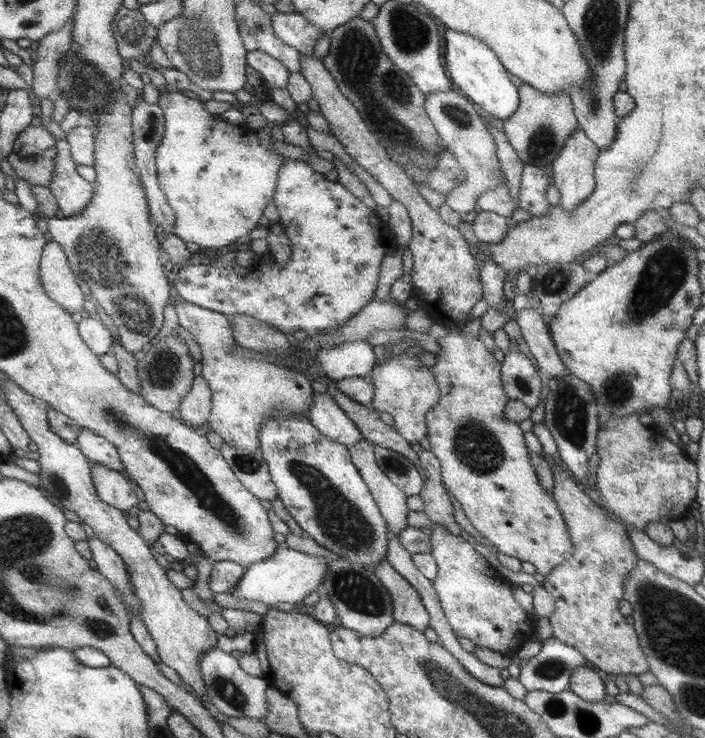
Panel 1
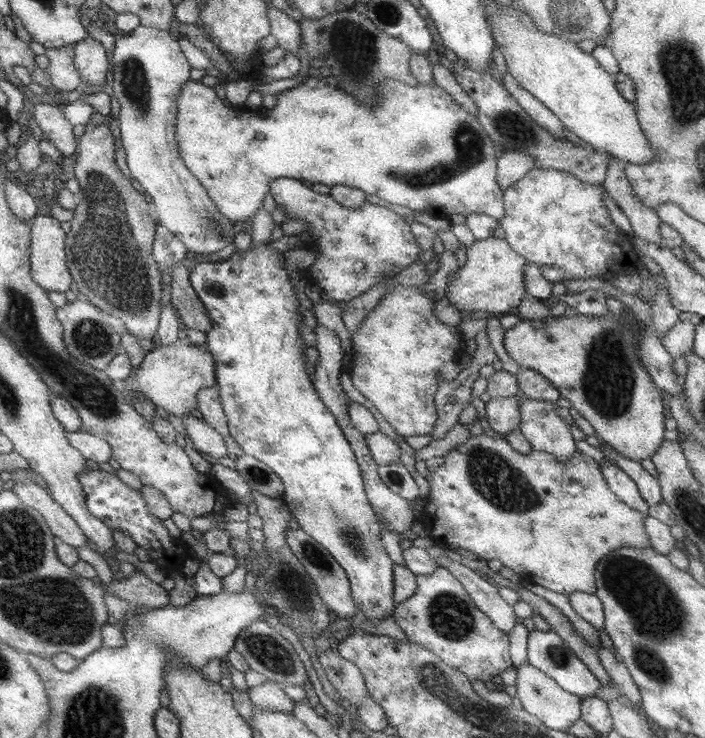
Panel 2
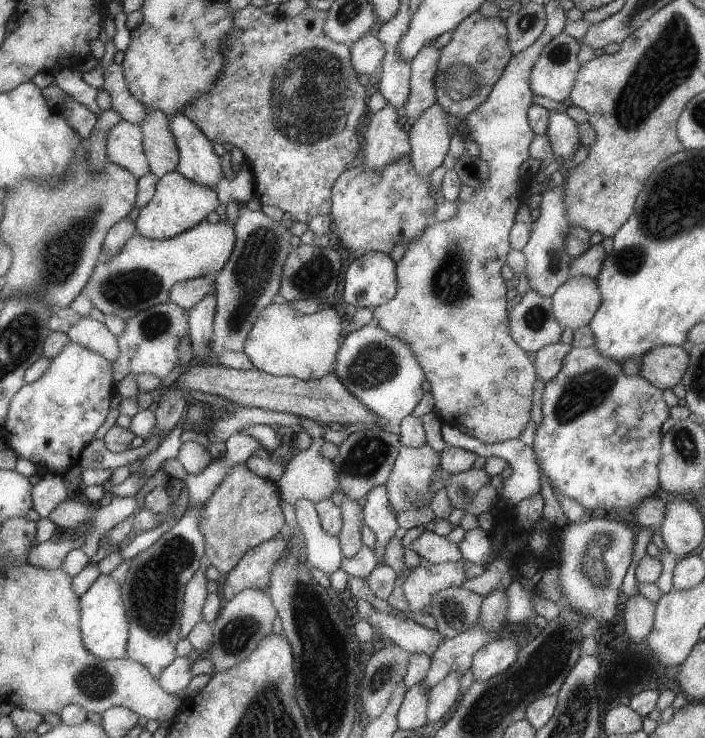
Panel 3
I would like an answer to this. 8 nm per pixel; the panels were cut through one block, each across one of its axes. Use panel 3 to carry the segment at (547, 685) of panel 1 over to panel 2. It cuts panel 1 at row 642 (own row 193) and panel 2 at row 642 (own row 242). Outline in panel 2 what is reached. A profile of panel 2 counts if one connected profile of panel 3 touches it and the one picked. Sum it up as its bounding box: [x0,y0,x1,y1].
[526,629,600,697]

